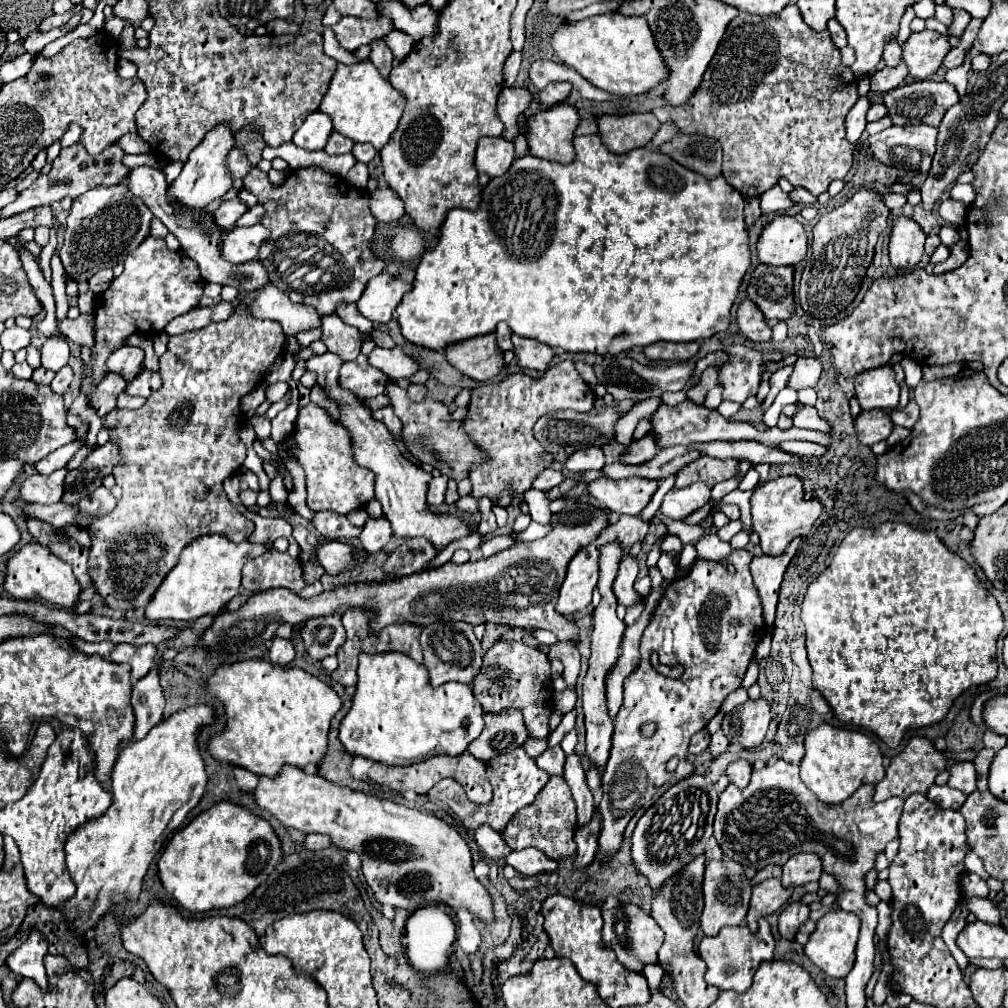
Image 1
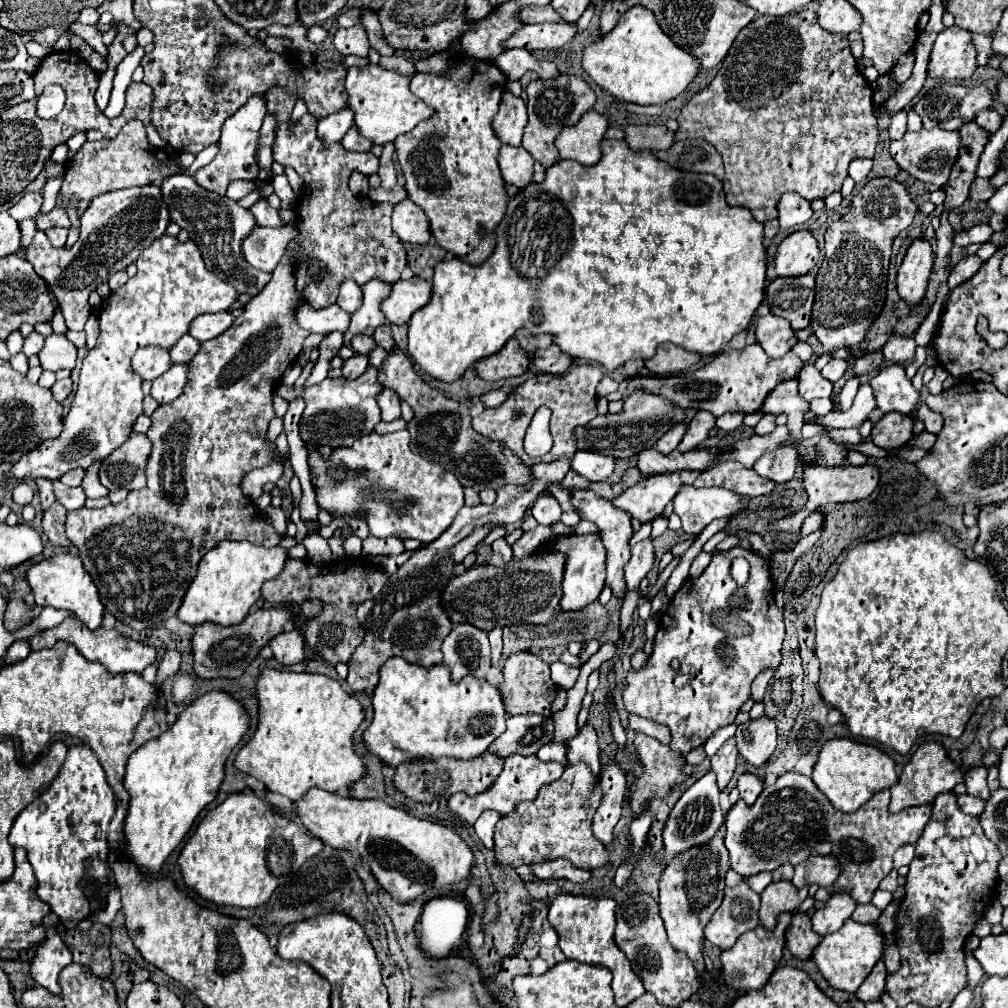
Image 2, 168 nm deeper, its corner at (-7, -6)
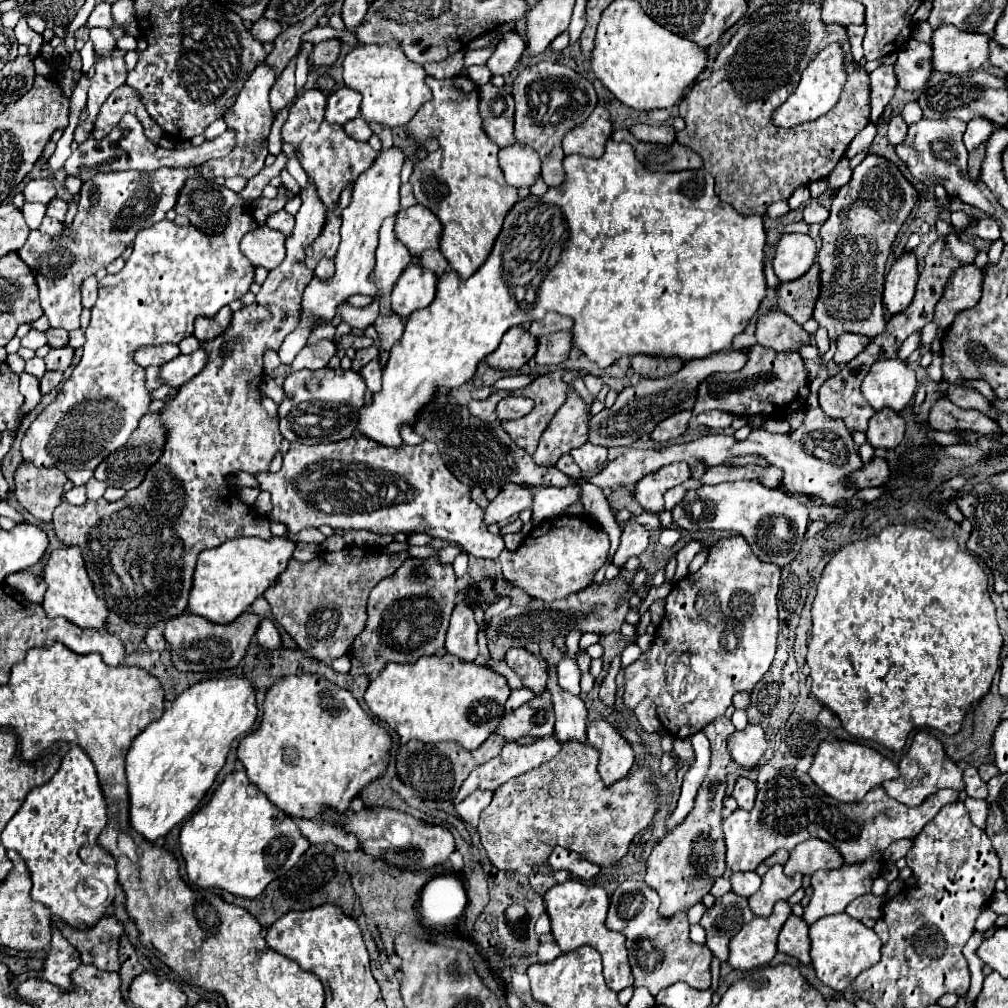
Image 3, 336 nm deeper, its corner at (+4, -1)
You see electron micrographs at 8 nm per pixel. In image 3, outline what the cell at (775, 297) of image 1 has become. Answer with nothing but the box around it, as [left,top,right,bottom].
[777,264,821,324]

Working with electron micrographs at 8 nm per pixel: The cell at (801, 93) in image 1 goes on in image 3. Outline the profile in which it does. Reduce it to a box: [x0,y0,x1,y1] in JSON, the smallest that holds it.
[677,2,871,216]

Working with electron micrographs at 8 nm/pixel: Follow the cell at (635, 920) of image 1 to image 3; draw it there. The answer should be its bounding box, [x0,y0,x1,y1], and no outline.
[607,882,711,996]

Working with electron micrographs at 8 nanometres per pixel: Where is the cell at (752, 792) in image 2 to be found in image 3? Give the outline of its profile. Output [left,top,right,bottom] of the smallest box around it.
[733,778,757,810]

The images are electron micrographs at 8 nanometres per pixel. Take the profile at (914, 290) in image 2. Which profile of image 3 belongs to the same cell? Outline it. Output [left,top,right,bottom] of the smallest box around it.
[883,252,919,316]

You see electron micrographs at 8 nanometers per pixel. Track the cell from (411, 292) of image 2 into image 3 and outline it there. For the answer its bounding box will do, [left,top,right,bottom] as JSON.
[391,264,437,316]

